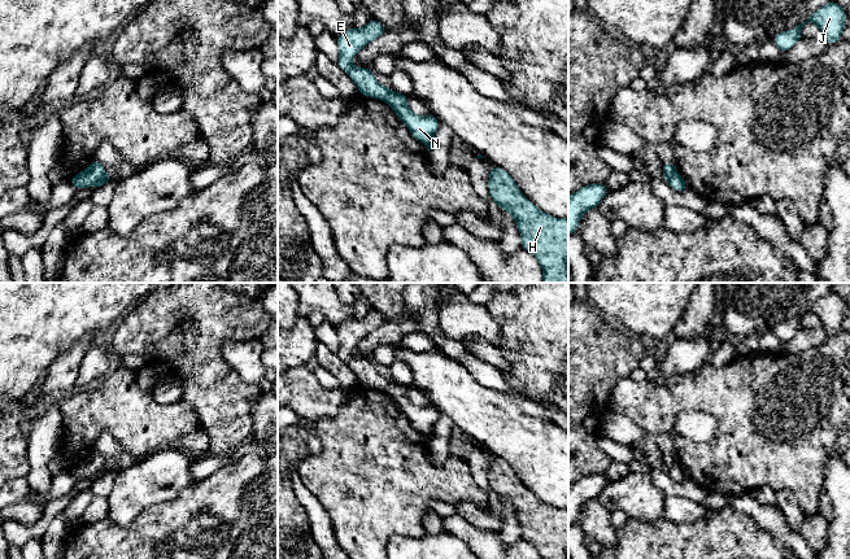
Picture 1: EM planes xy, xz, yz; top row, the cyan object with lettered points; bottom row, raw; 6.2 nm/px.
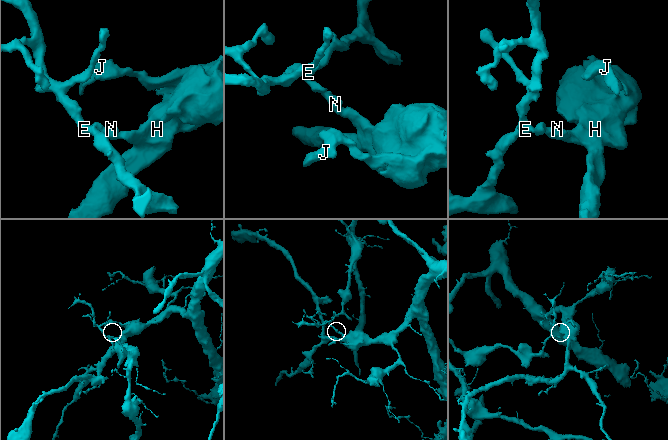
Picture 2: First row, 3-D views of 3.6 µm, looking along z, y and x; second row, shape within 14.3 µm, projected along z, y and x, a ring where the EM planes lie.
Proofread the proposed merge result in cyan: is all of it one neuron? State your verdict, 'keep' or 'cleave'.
cleave

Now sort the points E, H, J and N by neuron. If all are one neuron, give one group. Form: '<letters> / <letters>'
E / H J N

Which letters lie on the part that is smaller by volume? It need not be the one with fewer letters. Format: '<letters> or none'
E

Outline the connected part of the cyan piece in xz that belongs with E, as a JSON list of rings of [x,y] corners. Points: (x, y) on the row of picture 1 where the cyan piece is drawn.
[[[372,18],[363,29],[353,27],[336,38],[340,51],[339,67],[352,78],[359,95],[382,101],[385,100],[392,89],[382,86],[369,67],[354,66],[352,58],[385,31],[385,27],[378,19]]]

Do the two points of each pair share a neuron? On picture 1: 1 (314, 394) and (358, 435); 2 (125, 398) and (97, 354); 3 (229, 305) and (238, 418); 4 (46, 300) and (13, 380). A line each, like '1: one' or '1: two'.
1: two
2: two
3: one
4: one

